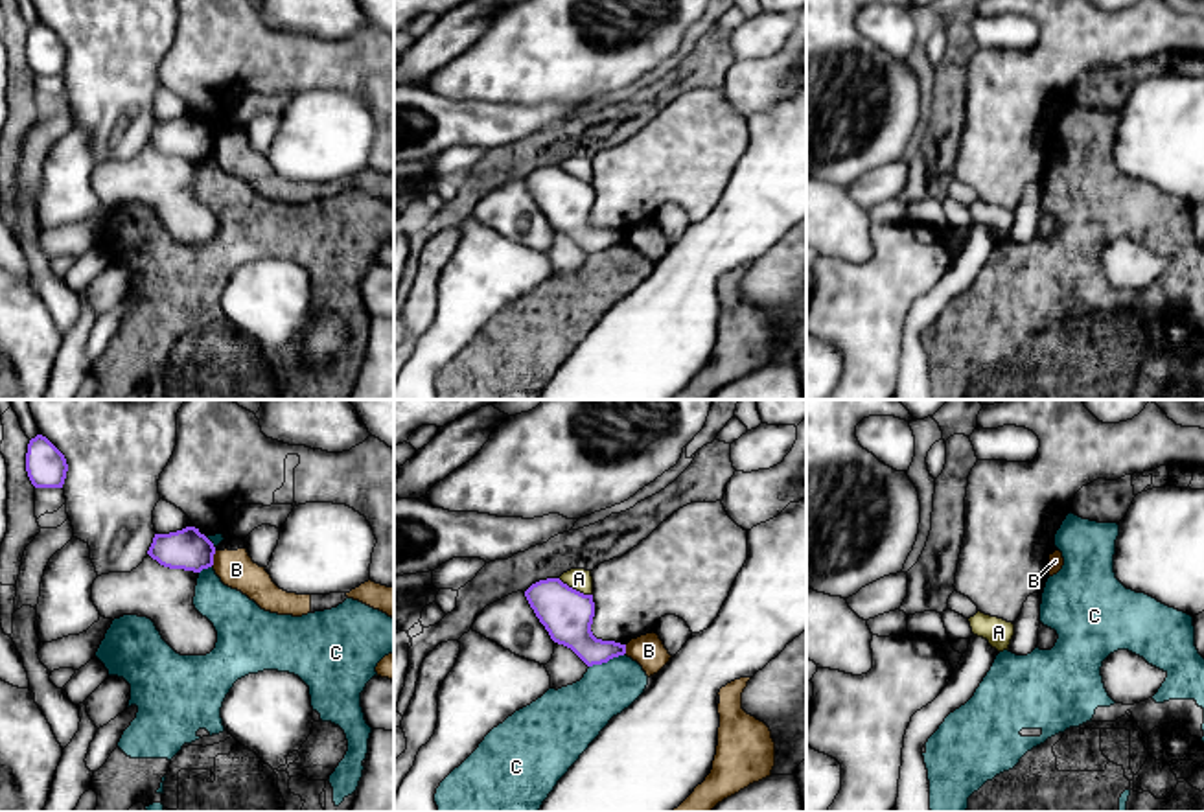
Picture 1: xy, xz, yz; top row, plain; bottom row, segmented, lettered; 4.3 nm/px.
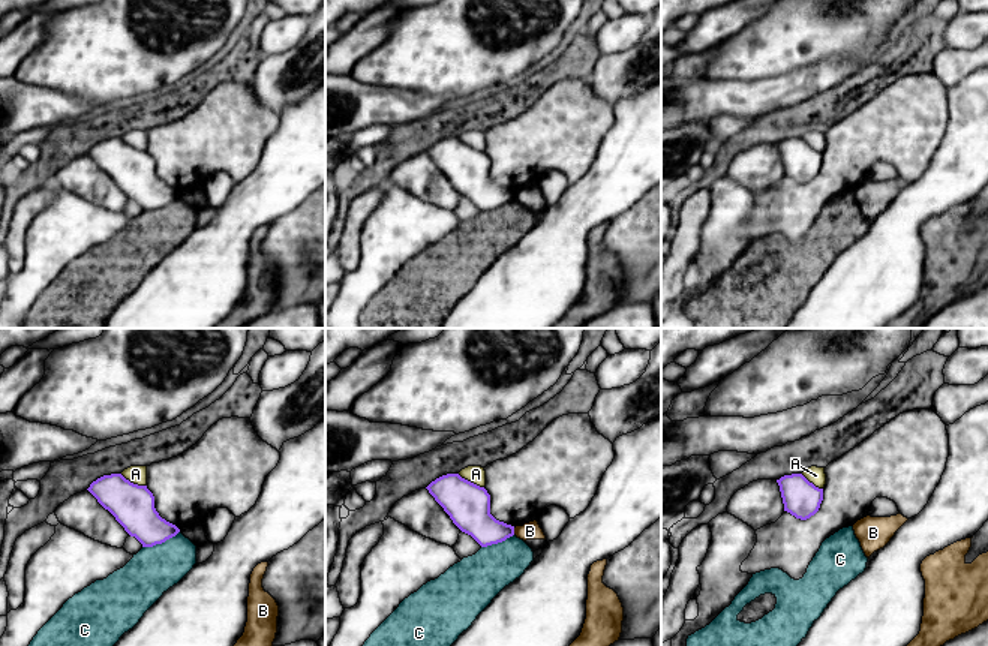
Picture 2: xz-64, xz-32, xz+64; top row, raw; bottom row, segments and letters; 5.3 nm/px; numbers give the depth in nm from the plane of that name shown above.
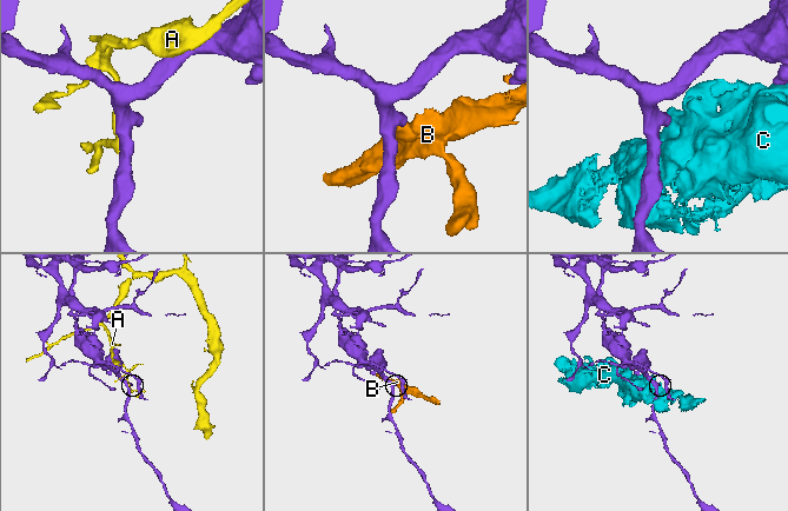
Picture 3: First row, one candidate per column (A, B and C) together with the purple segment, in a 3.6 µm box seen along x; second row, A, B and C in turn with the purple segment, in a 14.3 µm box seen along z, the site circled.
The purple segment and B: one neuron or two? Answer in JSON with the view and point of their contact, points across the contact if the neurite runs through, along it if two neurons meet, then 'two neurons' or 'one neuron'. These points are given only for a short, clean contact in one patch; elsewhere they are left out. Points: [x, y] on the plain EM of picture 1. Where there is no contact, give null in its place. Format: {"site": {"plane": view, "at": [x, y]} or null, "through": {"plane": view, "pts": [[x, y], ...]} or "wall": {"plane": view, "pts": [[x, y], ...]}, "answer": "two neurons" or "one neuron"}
{"site": {"plane": "xy", "at": [212, 146]}, "wall": {"plane": "xy", "pts": [[216, 139], [210, 153]]}, "answer": "two neurons"}

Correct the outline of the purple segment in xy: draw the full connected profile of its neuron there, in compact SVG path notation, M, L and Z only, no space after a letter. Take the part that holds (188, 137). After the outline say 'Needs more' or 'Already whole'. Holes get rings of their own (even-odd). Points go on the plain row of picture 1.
M195 114L169 122L155 122L147 142L169 157L201 160L214 153L215 134Z. Already whole

